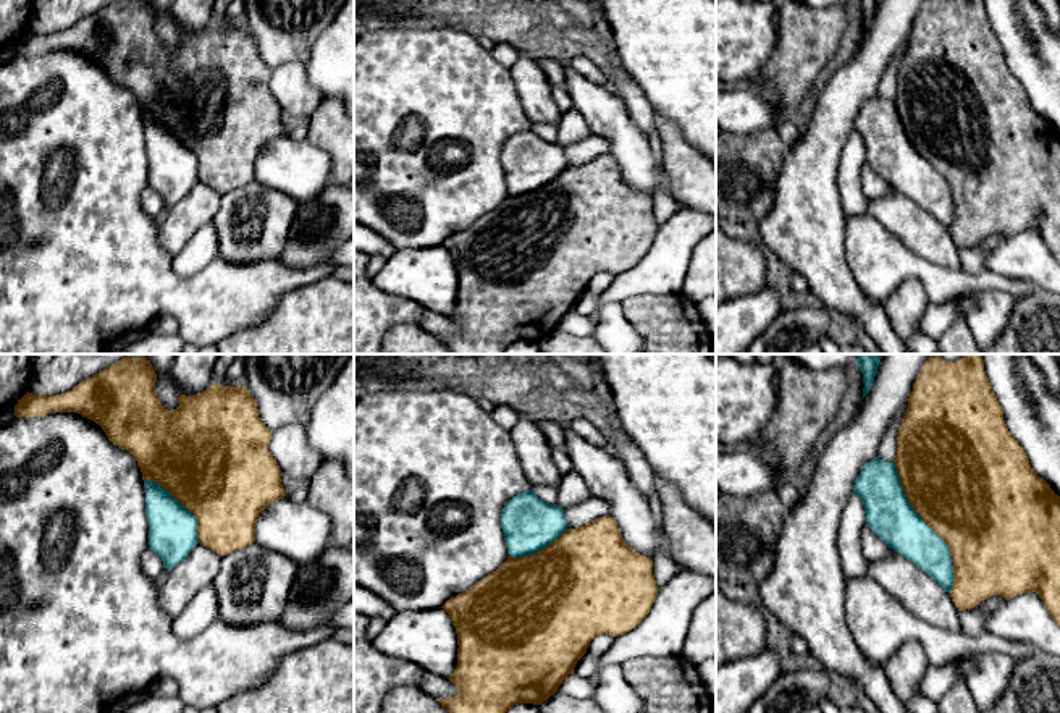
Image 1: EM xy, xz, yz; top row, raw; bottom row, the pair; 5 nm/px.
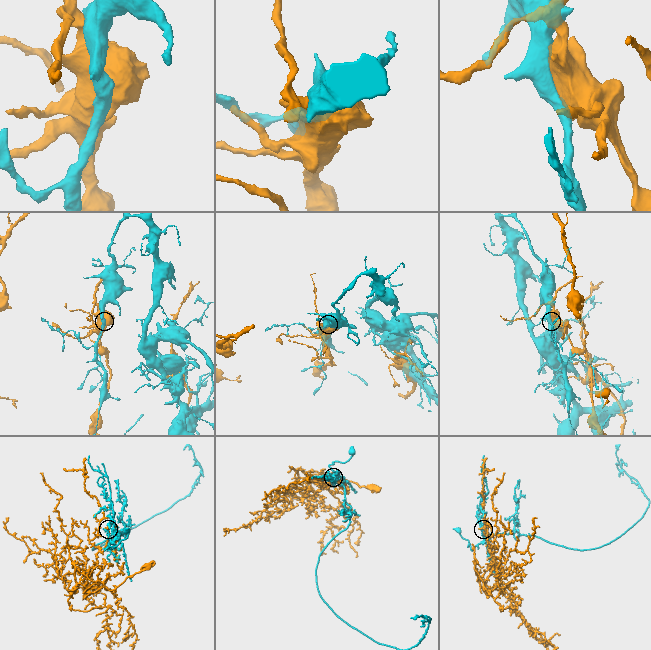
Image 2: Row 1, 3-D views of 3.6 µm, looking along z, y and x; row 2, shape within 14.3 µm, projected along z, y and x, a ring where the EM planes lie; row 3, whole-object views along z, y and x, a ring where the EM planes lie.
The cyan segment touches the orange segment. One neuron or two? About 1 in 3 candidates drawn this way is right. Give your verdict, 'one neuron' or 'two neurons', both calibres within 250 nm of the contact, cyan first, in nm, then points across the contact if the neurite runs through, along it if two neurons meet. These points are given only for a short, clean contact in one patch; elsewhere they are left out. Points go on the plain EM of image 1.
two neurons; calibres 240 and 500 nm

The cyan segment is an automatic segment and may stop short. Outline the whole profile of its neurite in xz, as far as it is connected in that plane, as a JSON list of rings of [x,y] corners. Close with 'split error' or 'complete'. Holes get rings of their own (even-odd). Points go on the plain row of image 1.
[[[532,128],[509,137],[501,149],[501,167],[512,196],[541,189],[567,167],[564,147],[540,137]]]; complete

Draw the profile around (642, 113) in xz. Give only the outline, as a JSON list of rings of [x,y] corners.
[[[616,63],[608,76],[608,86],[624,102],[632,123],[650,137],[656,131],[656,110],[643,91]]]

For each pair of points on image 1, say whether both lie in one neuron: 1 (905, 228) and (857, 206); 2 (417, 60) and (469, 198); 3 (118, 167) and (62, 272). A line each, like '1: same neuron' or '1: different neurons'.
1: different neurons
2: same neuron
3: same neuron

